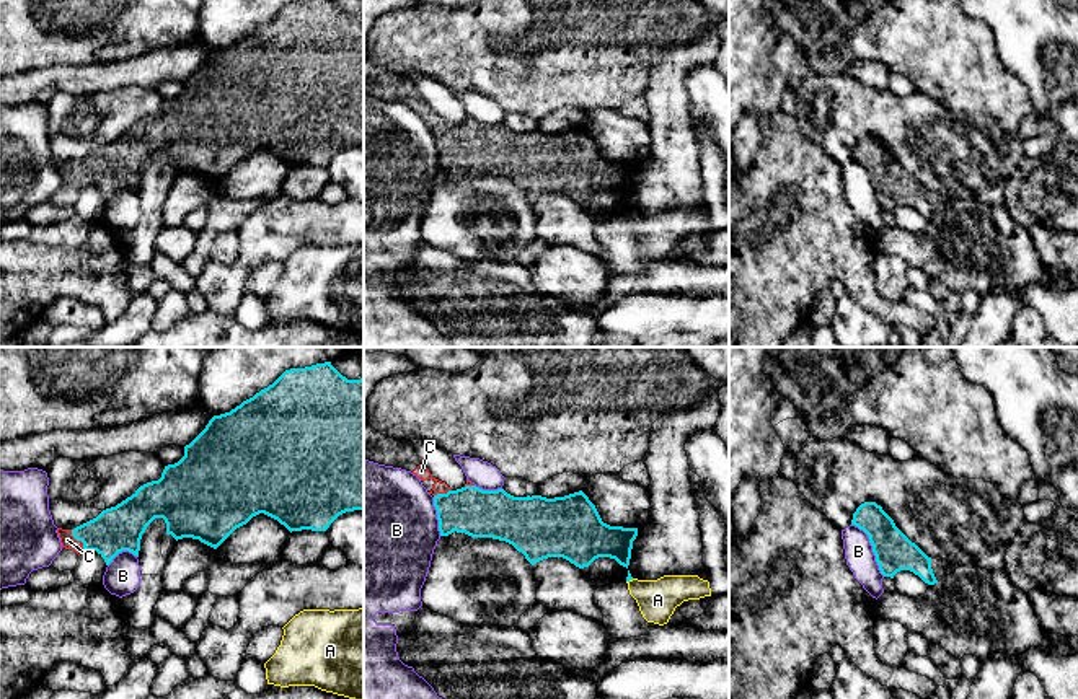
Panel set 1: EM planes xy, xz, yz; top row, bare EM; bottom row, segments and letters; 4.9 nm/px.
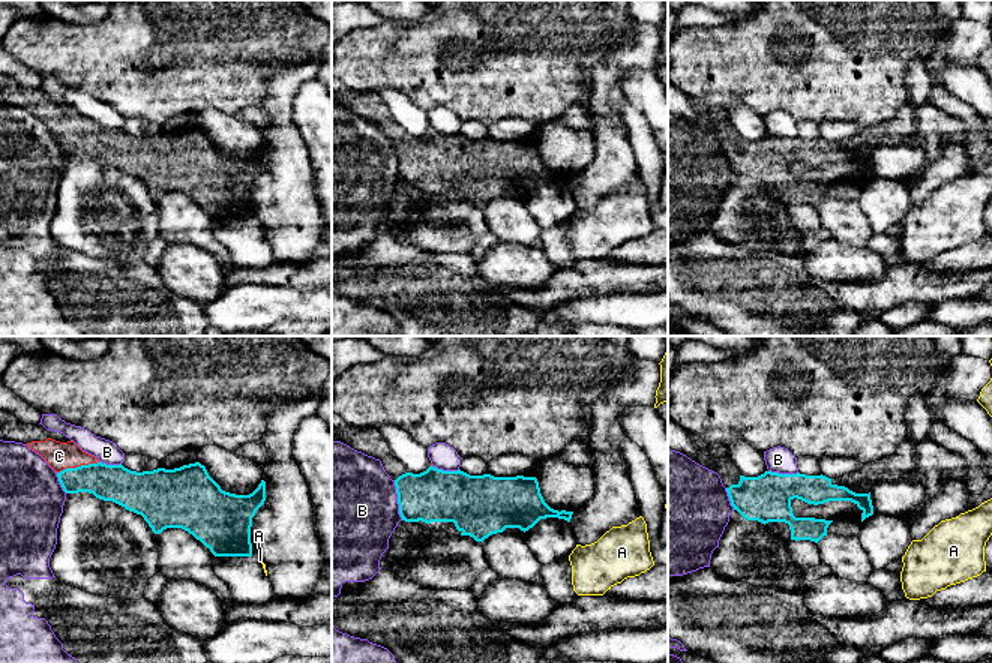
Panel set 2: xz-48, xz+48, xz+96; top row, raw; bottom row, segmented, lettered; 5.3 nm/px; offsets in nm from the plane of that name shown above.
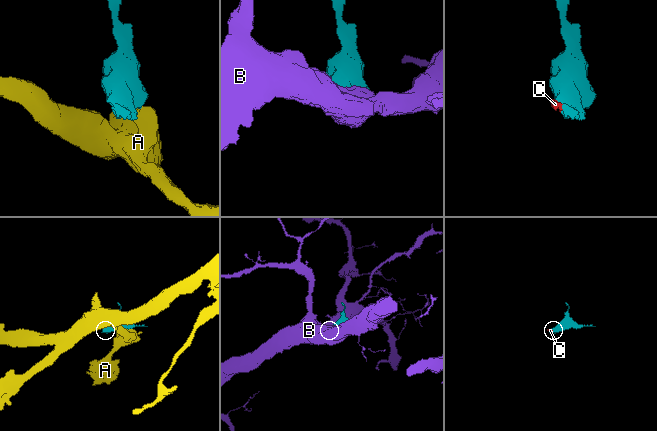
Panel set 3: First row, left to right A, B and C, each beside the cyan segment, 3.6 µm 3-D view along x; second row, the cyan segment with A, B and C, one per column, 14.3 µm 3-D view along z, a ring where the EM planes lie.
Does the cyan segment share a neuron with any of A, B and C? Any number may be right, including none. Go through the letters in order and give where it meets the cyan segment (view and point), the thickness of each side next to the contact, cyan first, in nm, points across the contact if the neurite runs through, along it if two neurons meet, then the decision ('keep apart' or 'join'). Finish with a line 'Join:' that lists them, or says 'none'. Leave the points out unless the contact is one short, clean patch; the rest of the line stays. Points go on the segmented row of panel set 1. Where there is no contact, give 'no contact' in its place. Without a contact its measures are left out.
A: xz (630, 579) | 20/190 nm | along xz (633, 579), (627, 582) | keep apart
B: yz (873, 548) | 190/140 nm | keep apart
C: xy (79, 540) | 220/70 nm | across xy (119, 528), (108, 535), (79, 540), (67, 540) | join
Join: C

